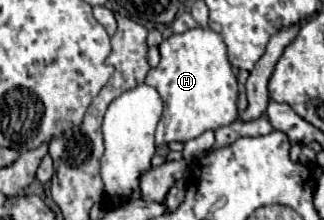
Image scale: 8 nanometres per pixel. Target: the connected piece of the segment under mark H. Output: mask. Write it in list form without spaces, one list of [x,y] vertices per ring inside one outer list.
[[[195,27],[181,35],[171,35],[159,45],[161,61],[149,69],[145,83],[155,87],[165,103],[155,143],[189,141],[199,137],[207,129],[219,129],[239,119],[237,111],[237,79],[227,59],[227,47],[223,37],[211,29]]]

